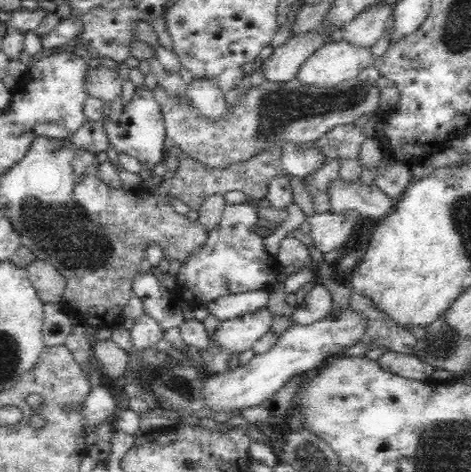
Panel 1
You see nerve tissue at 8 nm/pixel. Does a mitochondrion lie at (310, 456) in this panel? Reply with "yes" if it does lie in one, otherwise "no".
yes

